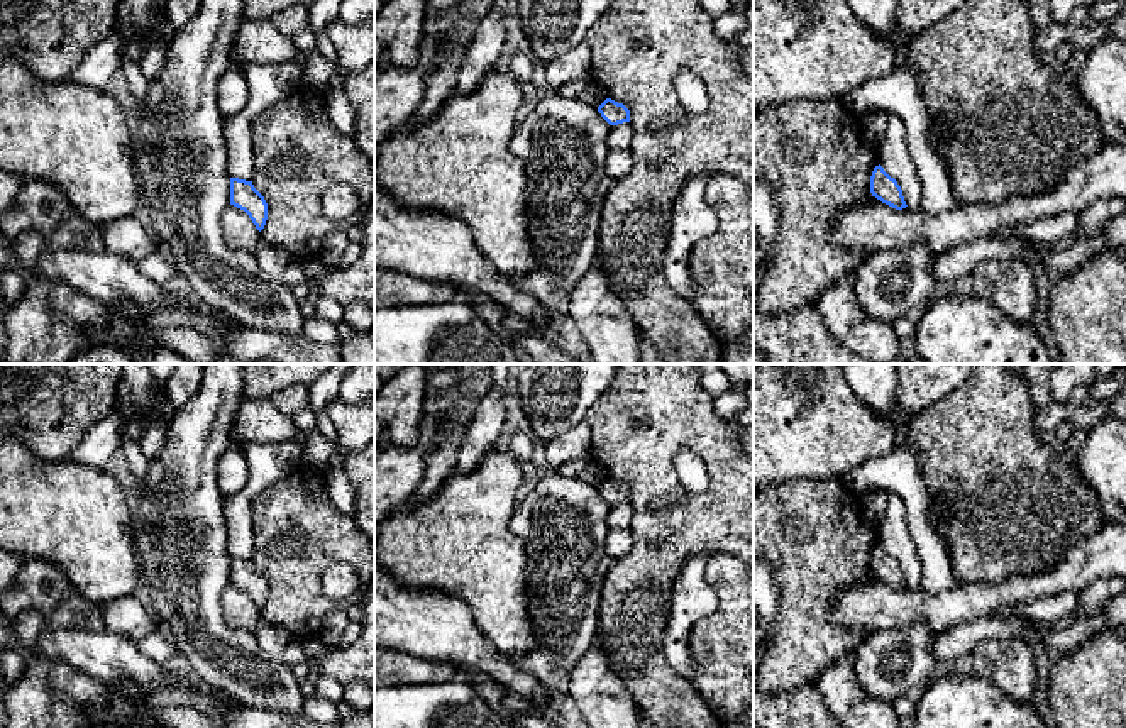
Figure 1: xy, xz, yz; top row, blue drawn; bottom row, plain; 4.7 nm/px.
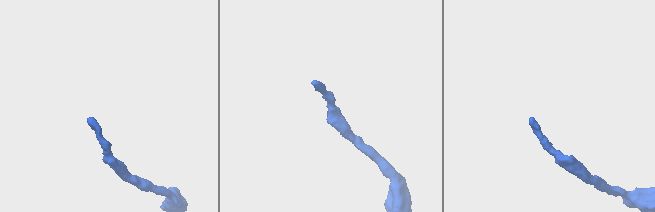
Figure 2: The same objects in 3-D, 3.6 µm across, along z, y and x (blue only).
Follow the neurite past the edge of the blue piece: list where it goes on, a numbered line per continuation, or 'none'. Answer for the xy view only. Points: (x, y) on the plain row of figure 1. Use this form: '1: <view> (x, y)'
none

